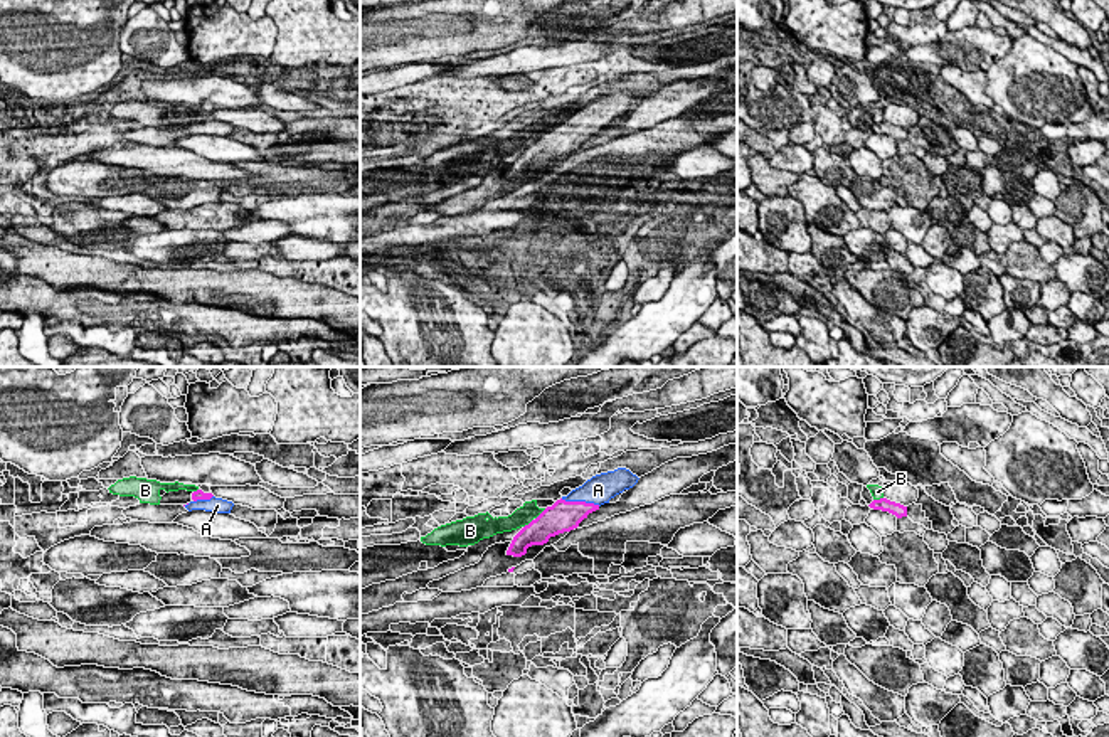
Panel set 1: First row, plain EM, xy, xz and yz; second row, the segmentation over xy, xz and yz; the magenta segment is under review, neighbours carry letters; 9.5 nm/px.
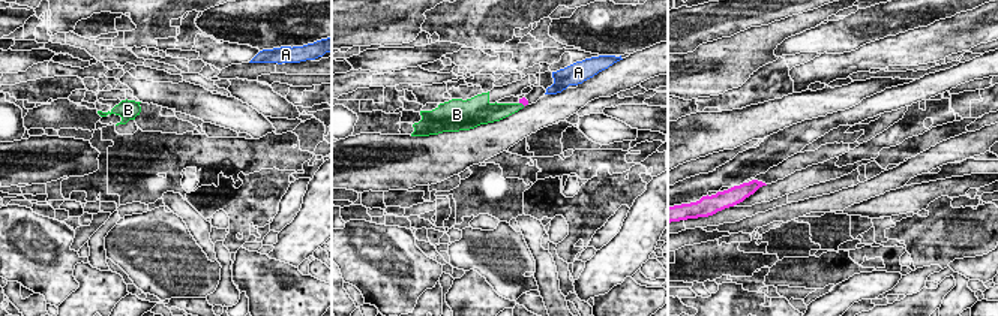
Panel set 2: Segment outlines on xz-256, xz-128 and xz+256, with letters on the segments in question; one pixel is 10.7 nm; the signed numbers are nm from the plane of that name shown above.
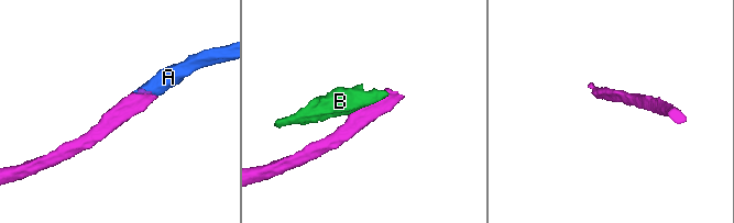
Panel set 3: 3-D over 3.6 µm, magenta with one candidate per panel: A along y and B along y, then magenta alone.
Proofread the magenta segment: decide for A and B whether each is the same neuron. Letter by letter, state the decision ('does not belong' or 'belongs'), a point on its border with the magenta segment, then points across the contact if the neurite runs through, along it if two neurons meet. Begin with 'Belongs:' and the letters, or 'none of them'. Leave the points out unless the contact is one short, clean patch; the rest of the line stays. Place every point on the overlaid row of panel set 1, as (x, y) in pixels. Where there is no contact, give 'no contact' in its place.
Belongs: A
A: belongs; meets magenta in xz at (581, 502); runs through xz (562, 515), (581, 502), (598, 490)
B: does not belong; meets magenta in xz at (541, 514)

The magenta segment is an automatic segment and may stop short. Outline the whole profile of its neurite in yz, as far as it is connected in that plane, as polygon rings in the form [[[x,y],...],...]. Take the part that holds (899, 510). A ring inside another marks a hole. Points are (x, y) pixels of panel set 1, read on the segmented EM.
[[[887,498],[873,500],[870,505],[873,510],[882,510],[895,515],[897,518],[907,517],[907,506],[890,501]]]

